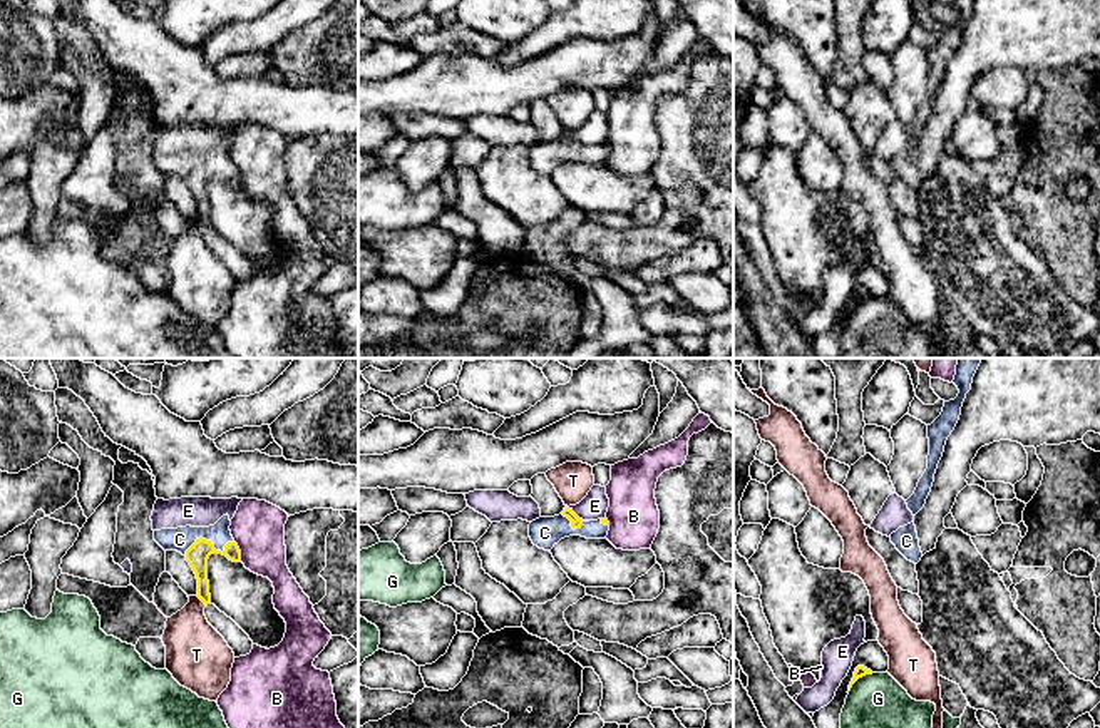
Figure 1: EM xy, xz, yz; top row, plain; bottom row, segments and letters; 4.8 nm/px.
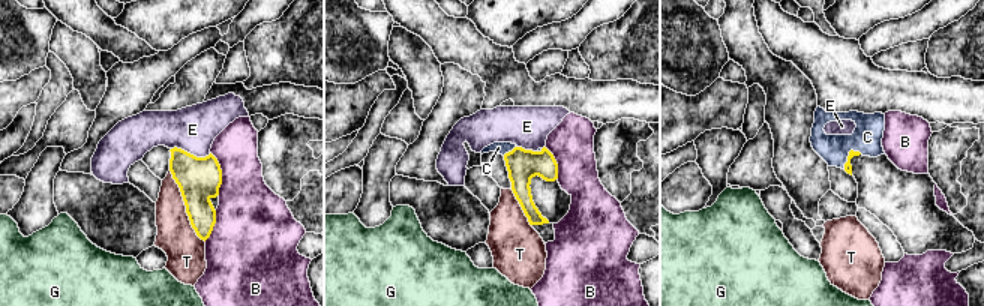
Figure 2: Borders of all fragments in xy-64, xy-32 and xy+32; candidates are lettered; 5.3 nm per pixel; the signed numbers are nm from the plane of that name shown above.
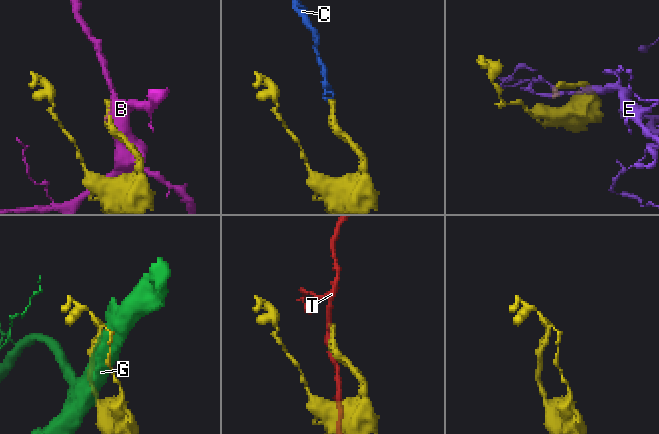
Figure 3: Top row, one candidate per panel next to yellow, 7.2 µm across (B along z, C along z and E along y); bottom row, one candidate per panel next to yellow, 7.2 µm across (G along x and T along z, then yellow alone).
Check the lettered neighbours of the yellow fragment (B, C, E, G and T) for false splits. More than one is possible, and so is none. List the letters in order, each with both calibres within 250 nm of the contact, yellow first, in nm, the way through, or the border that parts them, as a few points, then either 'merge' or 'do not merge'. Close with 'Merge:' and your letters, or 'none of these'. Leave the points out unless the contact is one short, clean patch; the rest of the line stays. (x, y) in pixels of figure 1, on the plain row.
B: calibres 110 and 260 nm; do not merge
C: calibres 110 and 120 nm; way xy (198, 179), (210, 166), (201, 163), (179, 164); merge
E: calibres 60 and 130 nm; do not merge
G: calibres 50 and 380 nm; do not merge
T: calibres 110 and 280 nm; do not merge
Merge: C

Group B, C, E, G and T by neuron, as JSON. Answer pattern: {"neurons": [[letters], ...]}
{"neurons": [["B"], ["C"], ["E"], ["G"], ["T"]]}

